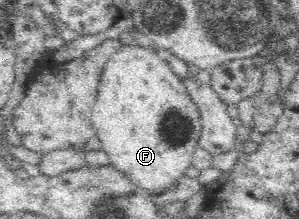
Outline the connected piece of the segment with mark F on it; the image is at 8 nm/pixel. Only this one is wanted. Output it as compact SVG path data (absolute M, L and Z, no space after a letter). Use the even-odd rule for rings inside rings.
M124 45L116 54L113 54L103 70L97 99L91 110L91 119L94 130L96 131L95 138L99 139L102 143L102 150L108 155L110 167L116 169L124 178L128 179L129 182L133 184L132 189L142 192L148 190L150 195L161 195L170 192L177 186L180 180L186 176L186 170L192 166L194 160L192 154L194 154L194 151L196 151L198 147L196 144L199 142L201 132L200 115L198 114L194 101L192 101L192 98L188 95L186 87L182 84L182 81L180 81L180 77L174 74L174 72L170 70L170 67L168 67L168 64L162 59L162 53L157 54L150 48L136 47L136 45Z

